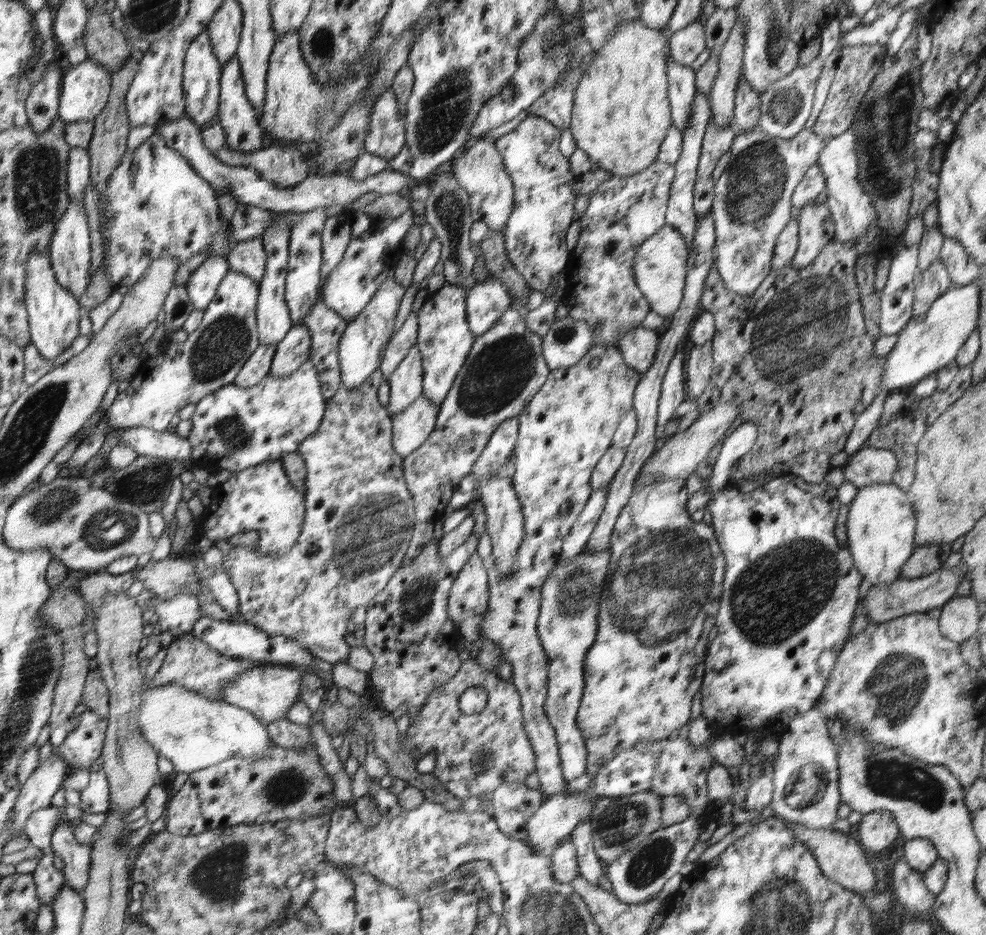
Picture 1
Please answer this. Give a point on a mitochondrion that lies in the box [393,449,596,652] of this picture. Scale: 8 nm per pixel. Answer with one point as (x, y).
(416, 601)

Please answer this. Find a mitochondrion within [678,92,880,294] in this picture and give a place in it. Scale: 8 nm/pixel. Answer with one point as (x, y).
(756, 181)

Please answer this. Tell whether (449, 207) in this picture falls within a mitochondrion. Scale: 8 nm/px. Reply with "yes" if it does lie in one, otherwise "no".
yes

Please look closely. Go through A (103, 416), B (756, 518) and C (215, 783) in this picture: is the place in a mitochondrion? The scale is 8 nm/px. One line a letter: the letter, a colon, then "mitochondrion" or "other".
A: other
B: other
C: other

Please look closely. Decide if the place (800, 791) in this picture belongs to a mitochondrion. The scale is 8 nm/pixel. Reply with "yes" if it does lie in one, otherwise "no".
yes

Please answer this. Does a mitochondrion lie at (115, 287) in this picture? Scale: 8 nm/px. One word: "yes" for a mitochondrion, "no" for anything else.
no

